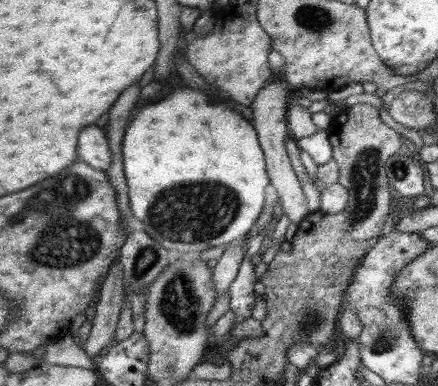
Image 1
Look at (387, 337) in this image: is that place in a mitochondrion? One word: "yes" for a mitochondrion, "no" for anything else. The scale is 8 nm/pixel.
yes

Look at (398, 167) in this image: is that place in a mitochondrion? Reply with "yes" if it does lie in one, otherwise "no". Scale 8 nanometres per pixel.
yes

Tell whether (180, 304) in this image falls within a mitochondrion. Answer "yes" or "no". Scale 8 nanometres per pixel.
yes

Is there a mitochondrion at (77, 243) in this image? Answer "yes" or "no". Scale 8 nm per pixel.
yes

